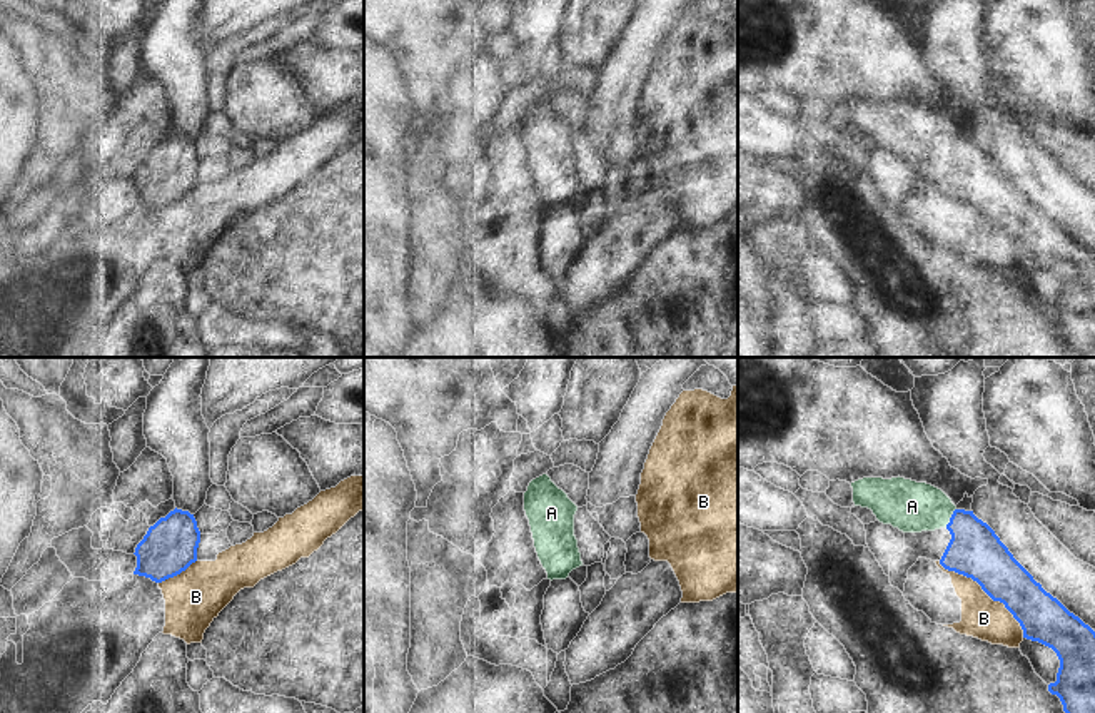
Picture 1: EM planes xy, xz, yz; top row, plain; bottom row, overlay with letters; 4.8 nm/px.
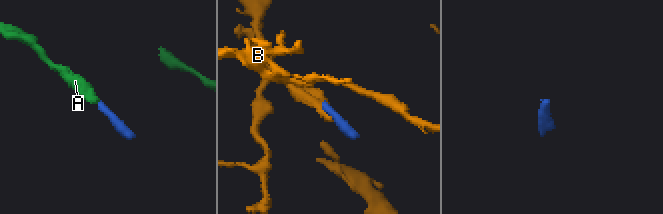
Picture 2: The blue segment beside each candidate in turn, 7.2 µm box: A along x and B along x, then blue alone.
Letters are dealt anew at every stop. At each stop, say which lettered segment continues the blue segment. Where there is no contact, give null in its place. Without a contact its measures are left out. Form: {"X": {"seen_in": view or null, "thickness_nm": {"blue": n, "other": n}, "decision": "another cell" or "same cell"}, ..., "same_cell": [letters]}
{"A": {"seen_in": "yz", "thickness_nm": {"blue": 260, "other": 240}, "decision": "same cell"}, "B": {"seen_in": "yz", "thickness_nm": {"blue": 260, "other": 200}, "decision": "another cell"}, "same_cell": ["A"]}

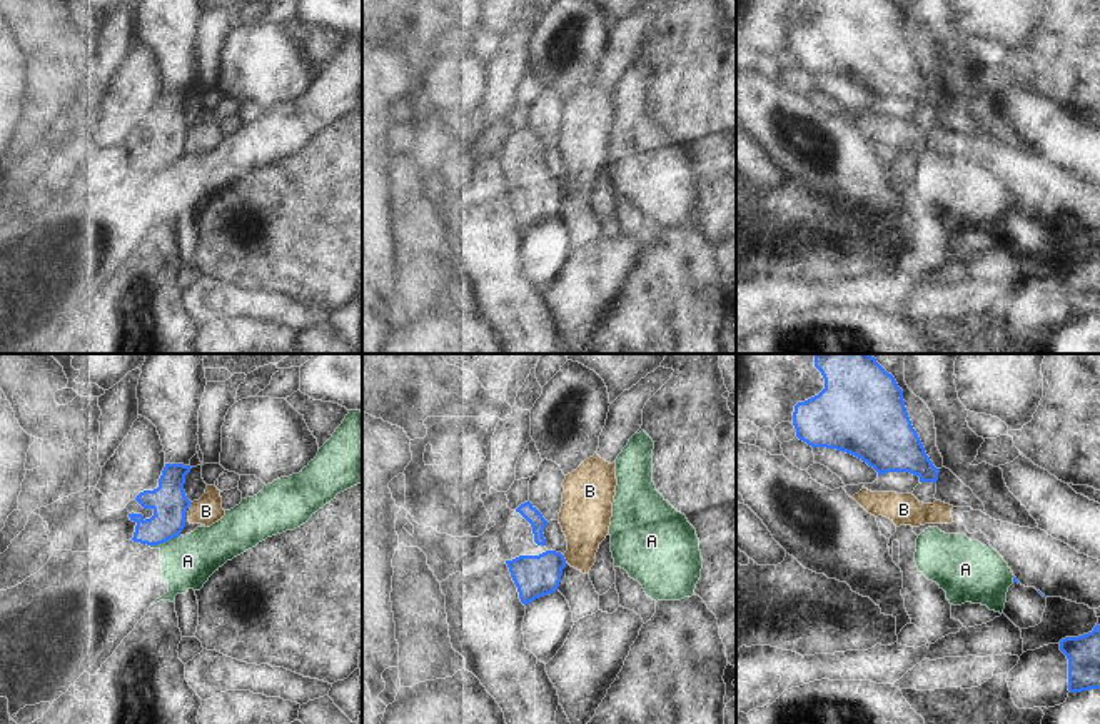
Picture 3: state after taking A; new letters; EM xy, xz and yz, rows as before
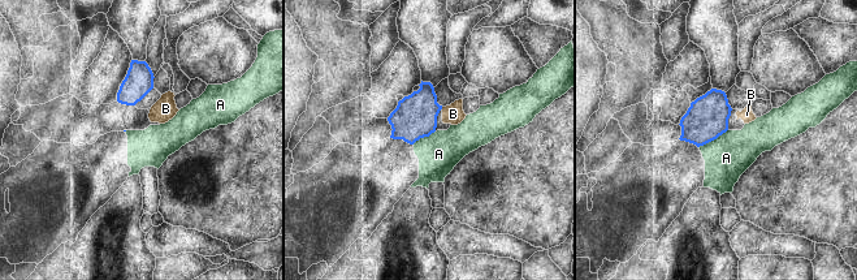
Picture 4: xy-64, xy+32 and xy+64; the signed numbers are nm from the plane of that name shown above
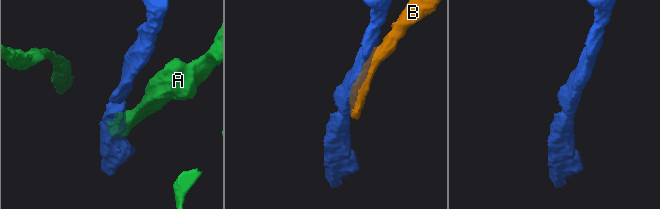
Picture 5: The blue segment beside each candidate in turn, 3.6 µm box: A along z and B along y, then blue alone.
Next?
{"A": {"seen_in": "xy", "thickness_nm": {"blue": 170, "other": 260}, "decision": "another cell"}, "B": {"seen_in": "xz", "thickness_nm": {"blue": 200, "other": 240}, "decision": "another cell"}, "same_cell": []}

